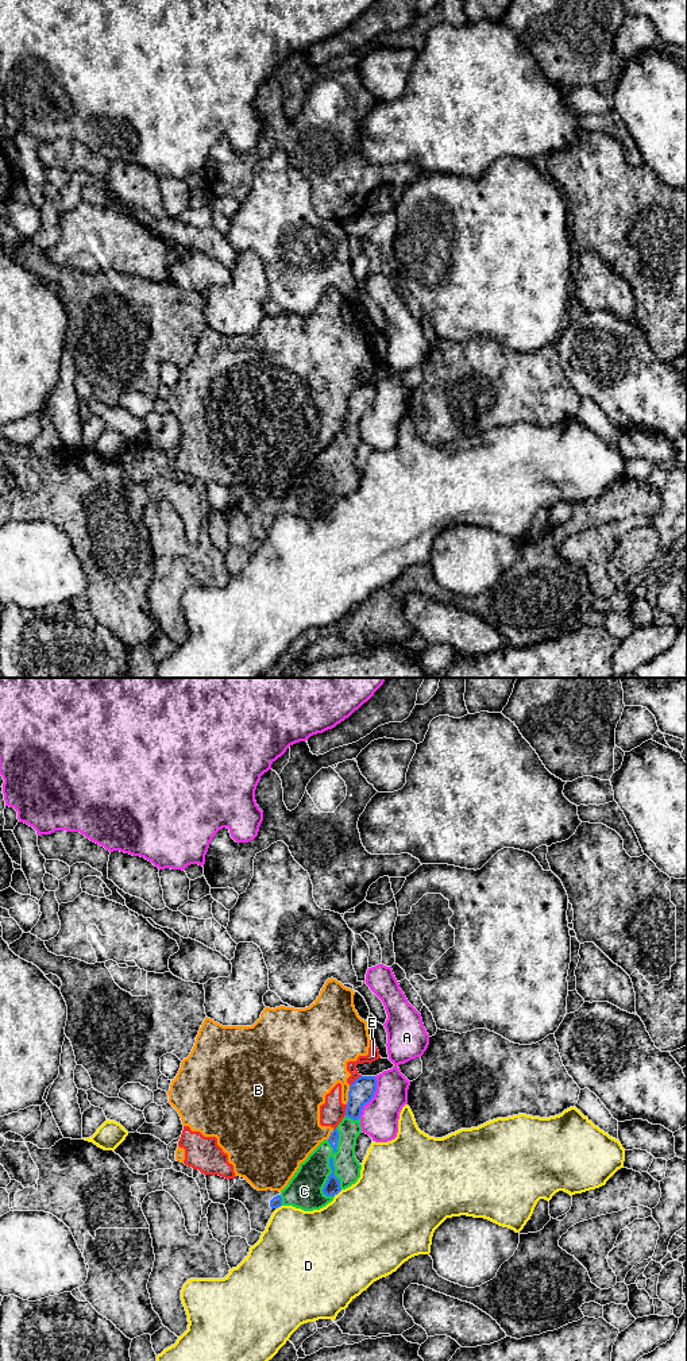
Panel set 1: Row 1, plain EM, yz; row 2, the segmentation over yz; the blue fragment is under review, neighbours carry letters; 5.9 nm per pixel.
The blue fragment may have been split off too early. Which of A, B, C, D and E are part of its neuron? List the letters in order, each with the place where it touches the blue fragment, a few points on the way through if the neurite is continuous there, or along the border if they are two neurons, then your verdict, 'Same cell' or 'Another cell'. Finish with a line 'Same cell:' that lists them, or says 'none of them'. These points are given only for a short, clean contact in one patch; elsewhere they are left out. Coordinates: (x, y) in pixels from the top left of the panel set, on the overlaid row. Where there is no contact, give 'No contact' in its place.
A: Touches blue at yz (373, 1097). Another cell
B: Touches blue at yz (348, 1095). Another cell
C: Touches blue at yz (328, 1176). Same cell
D: Touches blue at yz (338, 1192). Another cell
E: Touches blue at yz (355, 1080). Another cell
Same cell: C

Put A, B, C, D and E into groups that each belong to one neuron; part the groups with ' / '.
A / B E / C / D

